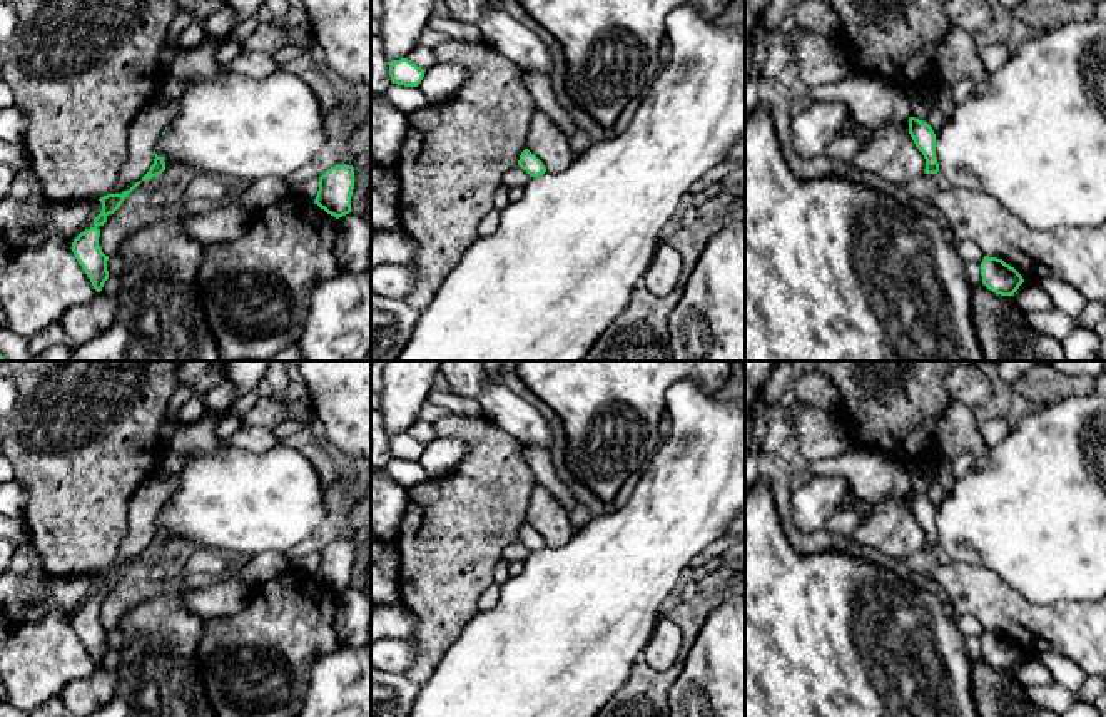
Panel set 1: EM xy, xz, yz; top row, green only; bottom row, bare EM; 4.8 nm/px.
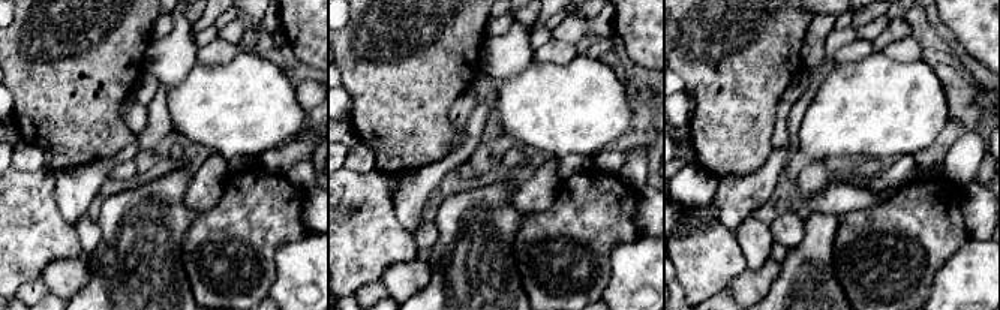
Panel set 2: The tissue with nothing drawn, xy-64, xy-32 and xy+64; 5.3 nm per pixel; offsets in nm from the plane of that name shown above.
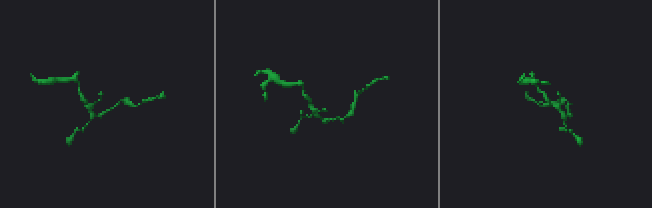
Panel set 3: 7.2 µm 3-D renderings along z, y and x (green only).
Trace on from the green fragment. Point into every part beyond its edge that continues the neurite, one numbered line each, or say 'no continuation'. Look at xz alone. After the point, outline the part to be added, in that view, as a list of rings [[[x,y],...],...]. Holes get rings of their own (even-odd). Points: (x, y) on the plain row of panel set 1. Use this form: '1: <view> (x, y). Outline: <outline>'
no continuation

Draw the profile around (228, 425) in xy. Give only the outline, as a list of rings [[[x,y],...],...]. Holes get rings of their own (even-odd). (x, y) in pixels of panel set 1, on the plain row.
[[[222,414],[217,418],[216,435],[221,441],[227,443],[229,438],[242,426],[242,418],[234,414]]]

